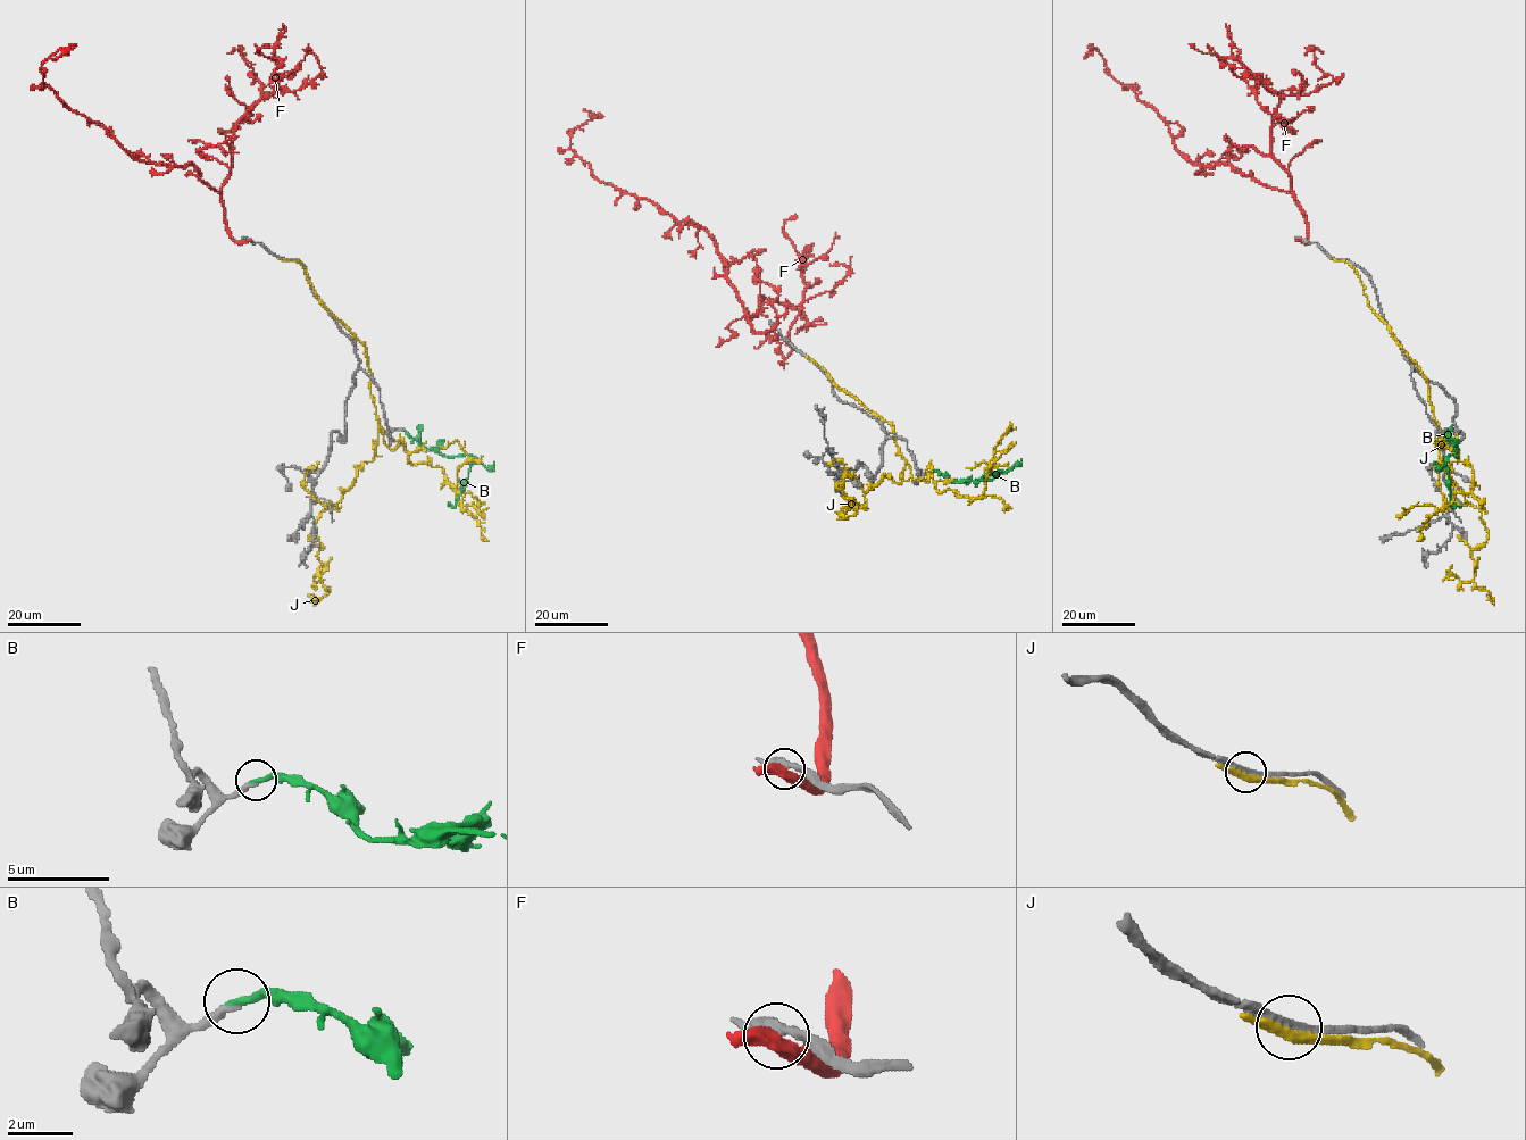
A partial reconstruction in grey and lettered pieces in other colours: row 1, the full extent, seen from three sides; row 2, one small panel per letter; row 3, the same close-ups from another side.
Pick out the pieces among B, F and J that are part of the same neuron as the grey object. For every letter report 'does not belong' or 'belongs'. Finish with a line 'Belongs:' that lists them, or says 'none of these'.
B: belongs
F: does not belong
J: does not belong
Belongs: B

